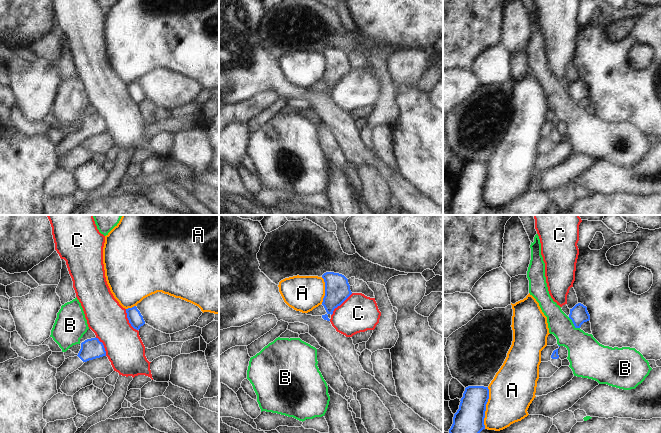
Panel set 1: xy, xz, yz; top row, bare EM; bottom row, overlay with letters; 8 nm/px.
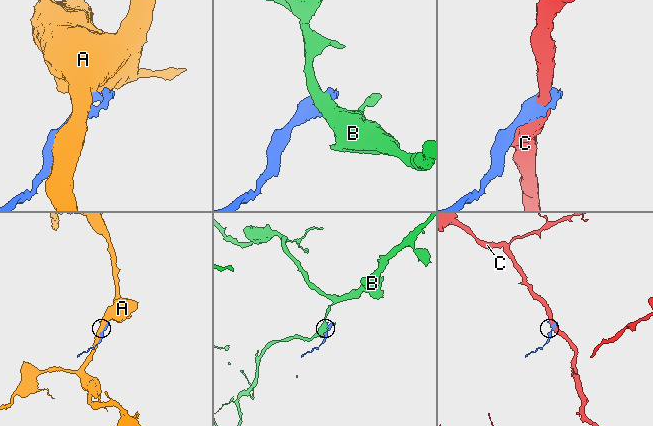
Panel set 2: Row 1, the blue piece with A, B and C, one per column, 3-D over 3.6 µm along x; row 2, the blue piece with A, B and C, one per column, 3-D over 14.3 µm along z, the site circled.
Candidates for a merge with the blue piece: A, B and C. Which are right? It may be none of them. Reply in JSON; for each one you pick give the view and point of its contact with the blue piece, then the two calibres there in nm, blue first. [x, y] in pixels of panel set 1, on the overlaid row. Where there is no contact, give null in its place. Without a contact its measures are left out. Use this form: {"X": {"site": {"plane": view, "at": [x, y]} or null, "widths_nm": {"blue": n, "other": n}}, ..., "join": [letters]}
{"join": []}

